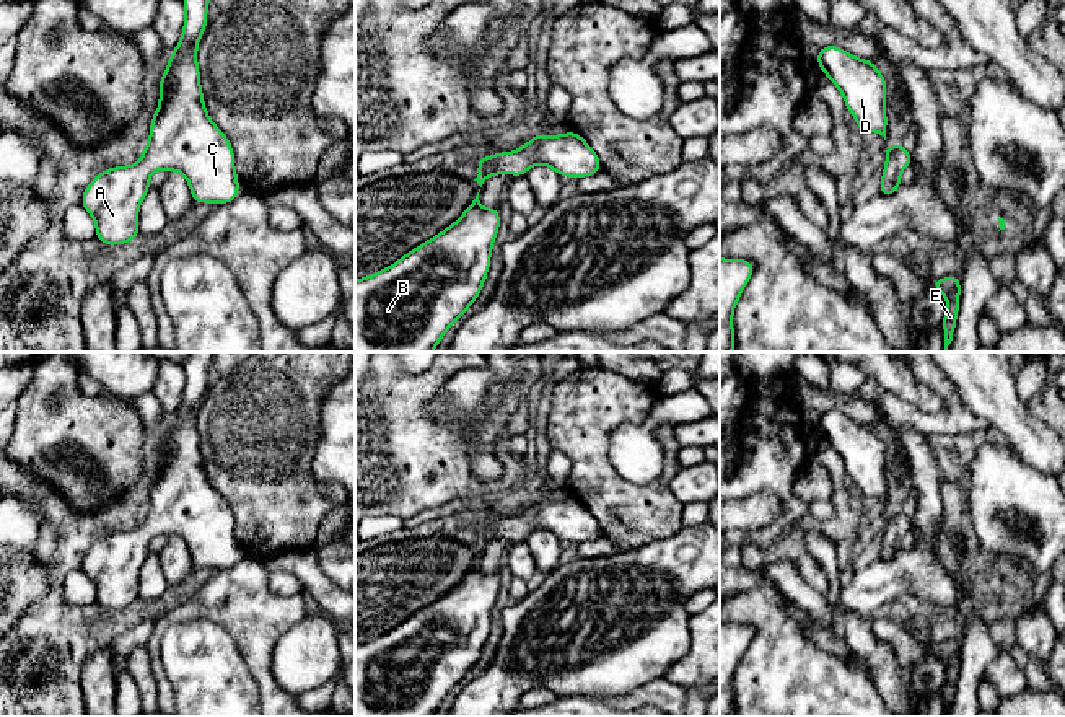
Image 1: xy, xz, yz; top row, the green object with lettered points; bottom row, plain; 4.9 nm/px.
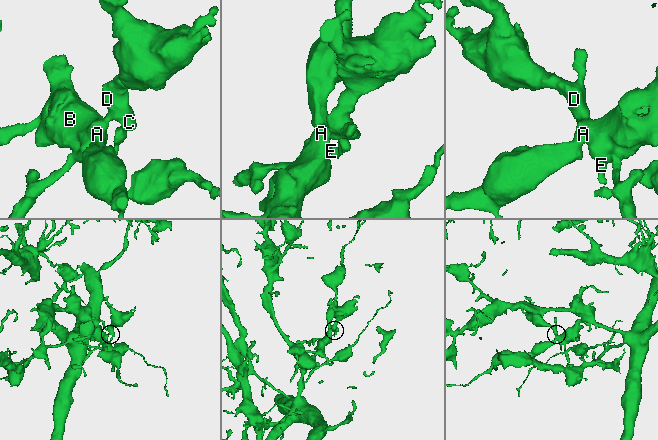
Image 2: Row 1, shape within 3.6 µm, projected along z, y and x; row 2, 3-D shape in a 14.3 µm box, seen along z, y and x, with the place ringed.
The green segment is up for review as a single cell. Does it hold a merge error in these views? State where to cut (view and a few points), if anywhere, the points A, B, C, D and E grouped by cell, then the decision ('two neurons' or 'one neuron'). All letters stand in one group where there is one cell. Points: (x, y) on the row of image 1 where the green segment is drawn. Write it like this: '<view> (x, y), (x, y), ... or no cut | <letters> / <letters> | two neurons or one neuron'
no cut | A B C D E | one neuron

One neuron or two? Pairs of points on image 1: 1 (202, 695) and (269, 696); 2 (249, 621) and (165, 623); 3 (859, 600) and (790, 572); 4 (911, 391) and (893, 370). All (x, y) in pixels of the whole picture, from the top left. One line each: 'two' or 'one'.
1: two
2: one
3: two
4: one

